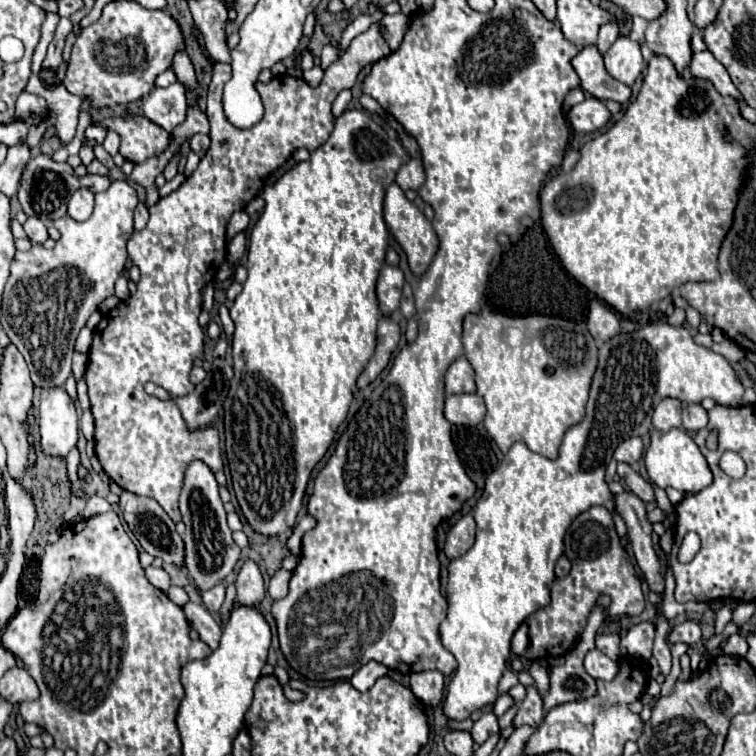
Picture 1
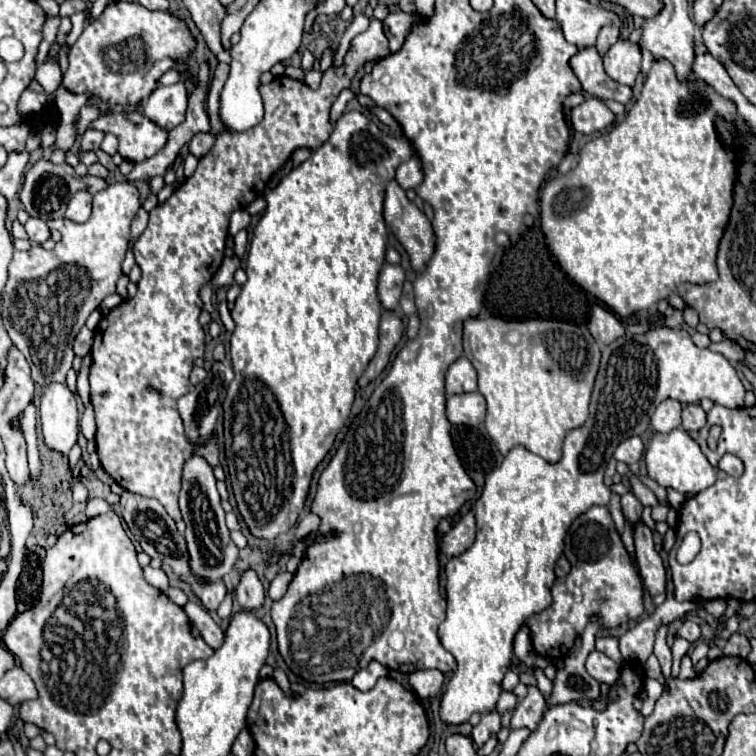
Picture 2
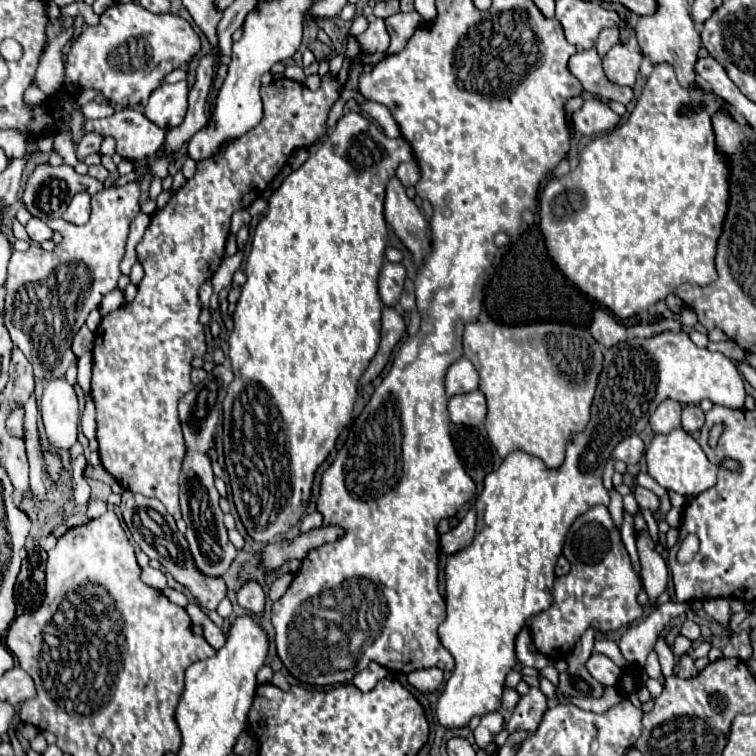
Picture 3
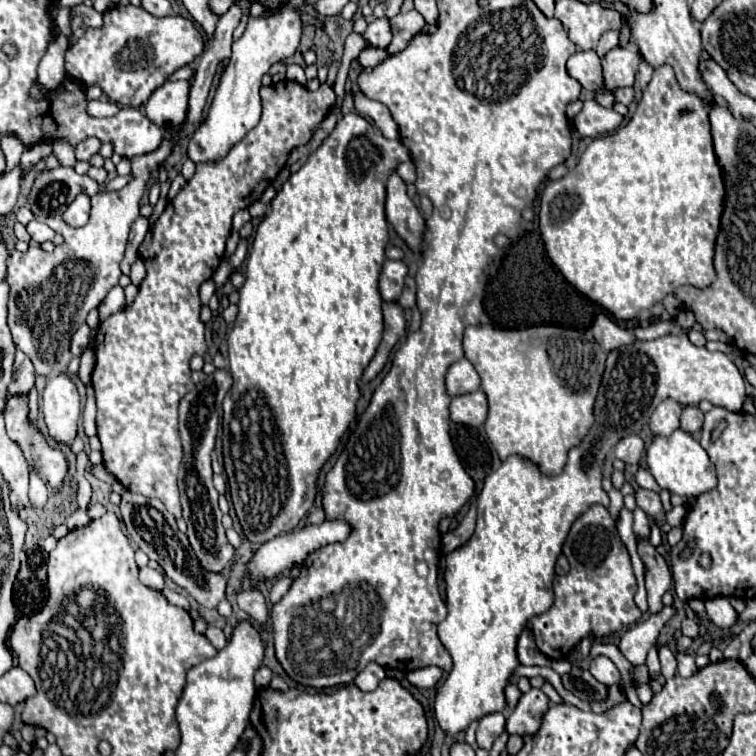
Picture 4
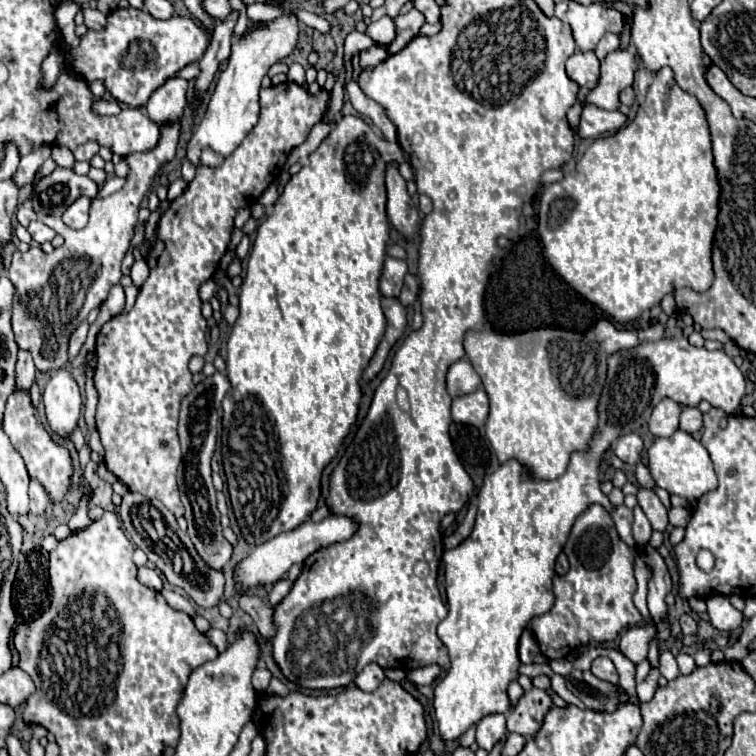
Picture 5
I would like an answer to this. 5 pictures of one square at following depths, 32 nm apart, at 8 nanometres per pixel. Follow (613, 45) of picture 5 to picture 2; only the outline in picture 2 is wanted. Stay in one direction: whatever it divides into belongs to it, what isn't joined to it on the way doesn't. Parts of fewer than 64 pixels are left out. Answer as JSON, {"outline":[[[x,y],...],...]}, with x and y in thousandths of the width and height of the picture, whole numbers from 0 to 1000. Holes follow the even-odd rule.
{"outline":[[[802,34],[794,40],[791,45],[791,56],[788,56],[788,63],[794,69],[794,74],[799,74],[804,69],[804,63],[817,53],[817,34]]]}

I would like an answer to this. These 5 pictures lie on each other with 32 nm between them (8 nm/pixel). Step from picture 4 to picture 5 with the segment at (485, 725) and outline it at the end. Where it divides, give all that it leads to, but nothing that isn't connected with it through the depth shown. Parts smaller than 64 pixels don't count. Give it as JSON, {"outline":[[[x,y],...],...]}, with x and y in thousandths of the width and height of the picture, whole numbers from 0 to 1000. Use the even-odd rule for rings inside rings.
{"outline":[[[648,944],[648,947],[640,947],[635,955],[632,955],[632,963],[630,963],[630,981],[635,989],[640,989],[643,995],[651,992],[651,987],[669,974],[669,950],[667,944]]]}

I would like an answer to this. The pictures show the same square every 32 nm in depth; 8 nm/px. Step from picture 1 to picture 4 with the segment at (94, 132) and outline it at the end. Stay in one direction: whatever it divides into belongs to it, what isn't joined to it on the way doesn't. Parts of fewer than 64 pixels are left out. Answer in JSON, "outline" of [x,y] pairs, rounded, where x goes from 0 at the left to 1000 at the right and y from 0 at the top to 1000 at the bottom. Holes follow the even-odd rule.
{"outline":[[[119,180],[114,185],[108,185],[108,190],[101,193],[101,209],[103,212],[116,212],[122,204],[127,204],[132,198],[132,185]]]}

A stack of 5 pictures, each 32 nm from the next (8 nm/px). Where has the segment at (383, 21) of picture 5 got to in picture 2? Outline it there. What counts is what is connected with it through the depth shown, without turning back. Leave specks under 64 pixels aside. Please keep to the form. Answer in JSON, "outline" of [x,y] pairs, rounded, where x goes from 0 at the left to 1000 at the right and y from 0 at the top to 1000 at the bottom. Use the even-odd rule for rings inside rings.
{"outline":[[[492,26],[489,37],[481,45],[474,45],[460,71],[455,74],[450,87],[437,87],[429,101],[421,119],[413,119],[397,106],[368,101],[357,111],[344,111],[344,127],[349,132],[349,156],[341,167],[320,175],[307,177],[291,159],[291,124],[294,111],[299,108],[299,101],[304,95],[302,85],[288,85],[283,93],[283,103],[275,116],[272,130],[272,148],[280,164],[280,177],[286,180],[286,188],[280,198],[265,209],[259,228],[214,270],[198,278],[198,294],[193,304],[183,312],[183,317],[175,323],[175,336],[180,341],[180,349],[188,354],[188,368],[183,373],[183,389],[172,397],[164,397],[159,405],[146,410],[124,437],[124,455],[119,463],[122,484],[119,484],[119,529],[127,548],[127,598],[135,611],[135,619],[169,651],[185,653],[185,656],[201,656],[206,659],[220,677],[235,690],[238,675],[235,675],[235,651],[241,640],[241,619],[246,608],[262,598],[272,603],[278,616],[291,616],[288,606],[288,582],[286,574],[275,577],[272,587],[257,587],[246,582],[243,561],[233,540],[233,529],[243,524],[251,516],[251,489],[254,489],[254,471],[270,468],[270,437],[262,426],[262,418],[267,413],[265,402],[265,381],[280,370],[283,357],[291,354],[296,344],[296,328],[299,328],[299,312],[302,312],[302,294],[304,283],[310,278],[325,275],[341,257],[349,254],[349,243],[354,235],[373,222],[373,217],[384,209],[386,198],[392,196],[407,196],[415,198],[426,193],[437,175],[437,140],[450,124],[450,119],[463,116],[466,103],[471,93],[487,82],[497,82],[500,77],[513,74],[513,53],[505,40],[503,26]],[[196,511],[204,513],[204,519],[196,519]]]}

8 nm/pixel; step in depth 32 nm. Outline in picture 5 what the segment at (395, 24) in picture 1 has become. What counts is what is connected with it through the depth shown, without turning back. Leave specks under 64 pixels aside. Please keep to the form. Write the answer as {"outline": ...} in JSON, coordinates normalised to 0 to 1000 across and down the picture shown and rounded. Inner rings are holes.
{"outline":[[[545,11],[540,19],[526,19],[521,24],[521,32],[524,32],[524,50],[513,61],[516,71],[529,69],[548,48],[553,48],[556,37],[561,34],[561,21],[550,11]]]}

